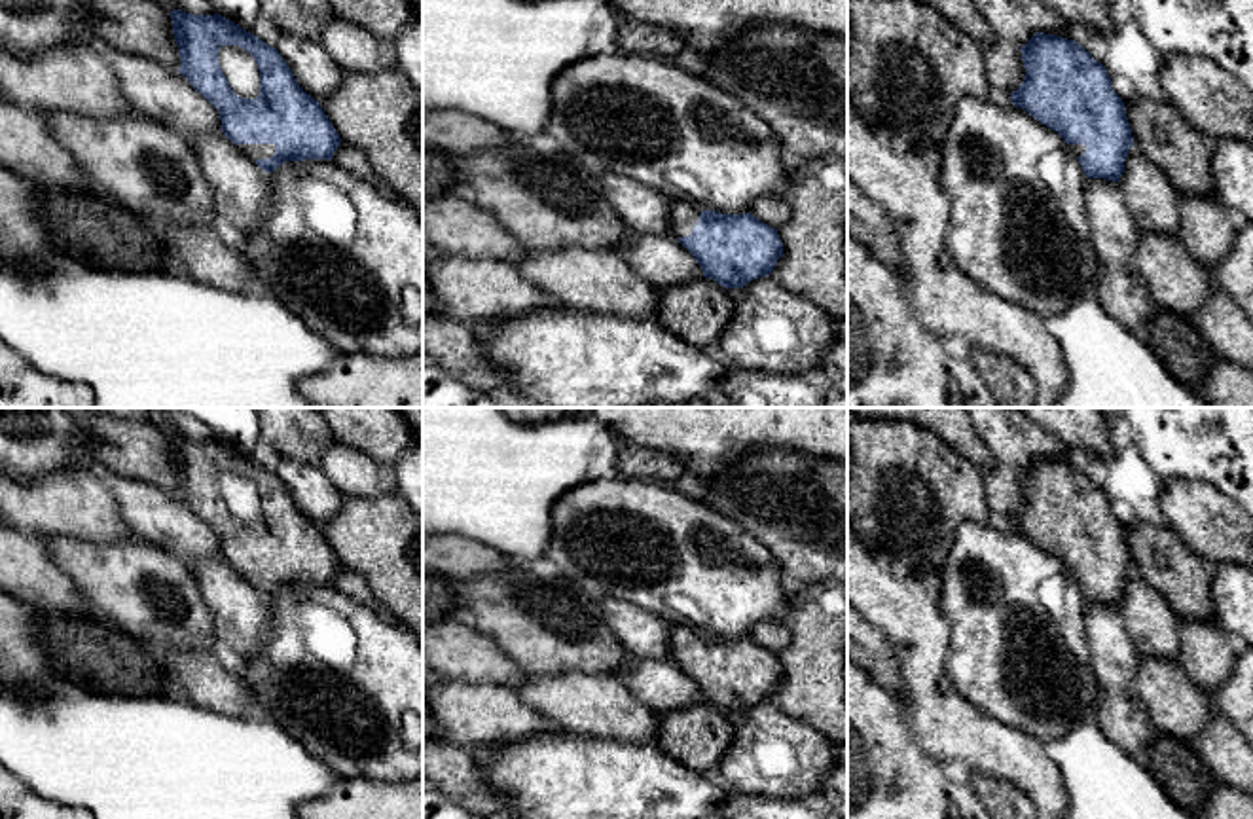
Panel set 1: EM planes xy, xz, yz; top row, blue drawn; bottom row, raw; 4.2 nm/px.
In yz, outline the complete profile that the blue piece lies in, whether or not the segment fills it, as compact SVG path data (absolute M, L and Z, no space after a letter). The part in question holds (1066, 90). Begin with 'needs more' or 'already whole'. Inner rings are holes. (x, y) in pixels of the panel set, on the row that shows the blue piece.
needs more; M1037 32L1020 51L1026 78L1012 104L1056 131L1088 178L1118 182L1134 138L1105 66L1056 34Z

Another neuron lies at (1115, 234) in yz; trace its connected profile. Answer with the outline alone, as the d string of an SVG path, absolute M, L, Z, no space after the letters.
M1088 178L1084 184L1084 210L1101 265L1132 269L1141 229L1118 184Z

